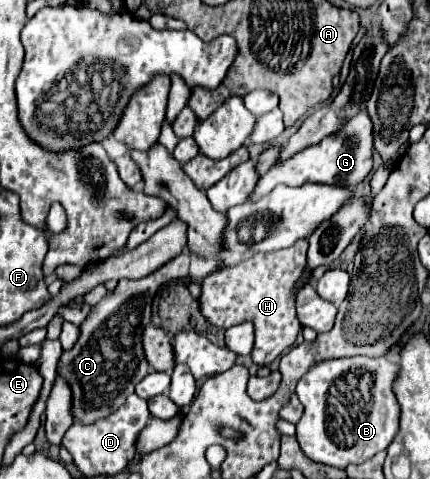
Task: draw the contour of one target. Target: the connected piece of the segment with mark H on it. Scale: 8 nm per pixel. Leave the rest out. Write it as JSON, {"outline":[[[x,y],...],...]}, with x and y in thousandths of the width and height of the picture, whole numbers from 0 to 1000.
{"outline":[[[691,501],[691,509],[677,518],[621,530],[602,526],[560,551],[523,555],[514,568],[486,572],[467,593],[467,651],[495,681],[533,685],[570,668],[593,676],[593,727],[584,743],[602,764],[621,764],[658,731],[681,722],[700,689],[700,676],[686,660],[681,601],[709,564],[709,530],[714,501]]]}

